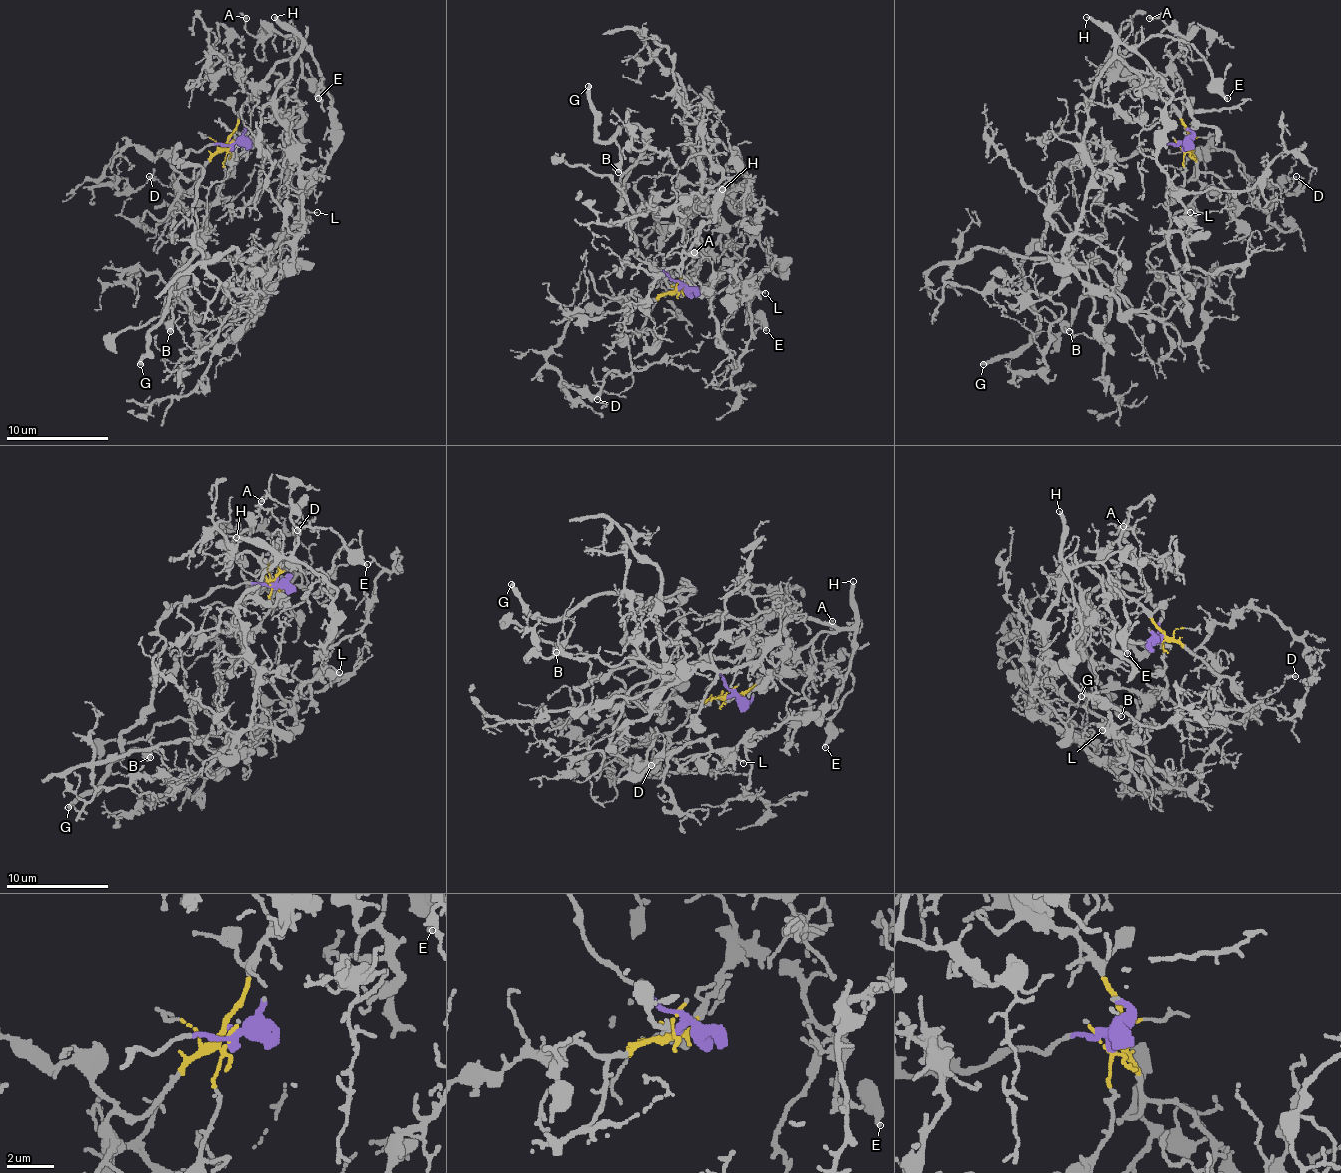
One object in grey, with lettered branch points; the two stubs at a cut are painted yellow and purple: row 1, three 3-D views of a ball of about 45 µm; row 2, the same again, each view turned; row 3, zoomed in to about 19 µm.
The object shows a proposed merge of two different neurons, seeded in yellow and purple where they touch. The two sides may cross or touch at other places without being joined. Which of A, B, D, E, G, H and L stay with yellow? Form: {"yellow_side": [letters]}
{"yellow_side": ["A", "D", "E", "H", "L"]}

